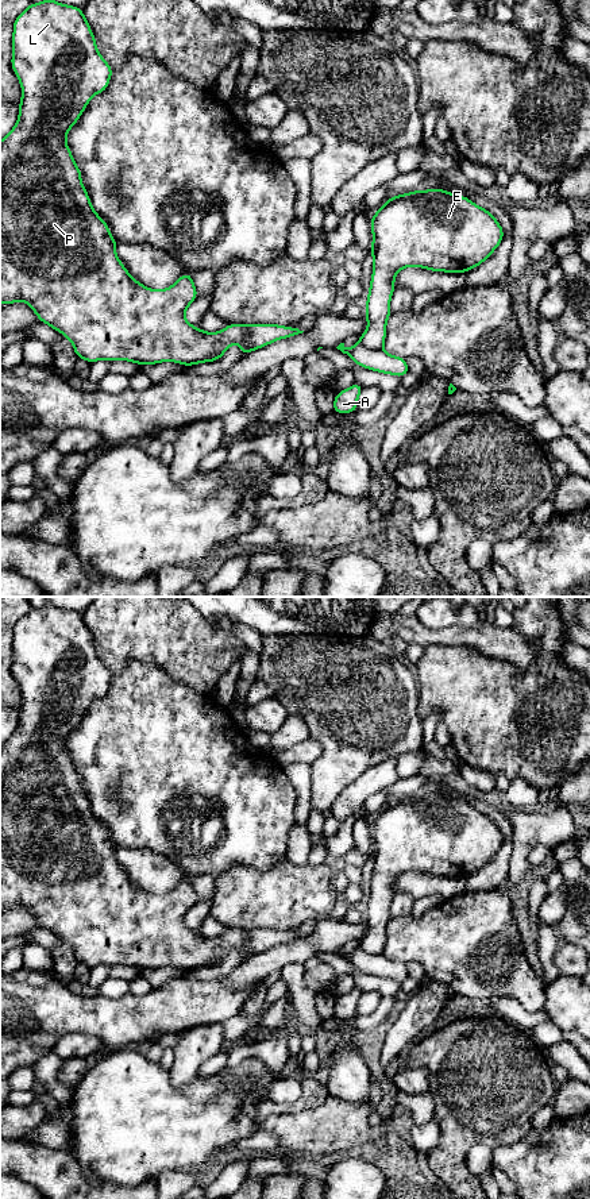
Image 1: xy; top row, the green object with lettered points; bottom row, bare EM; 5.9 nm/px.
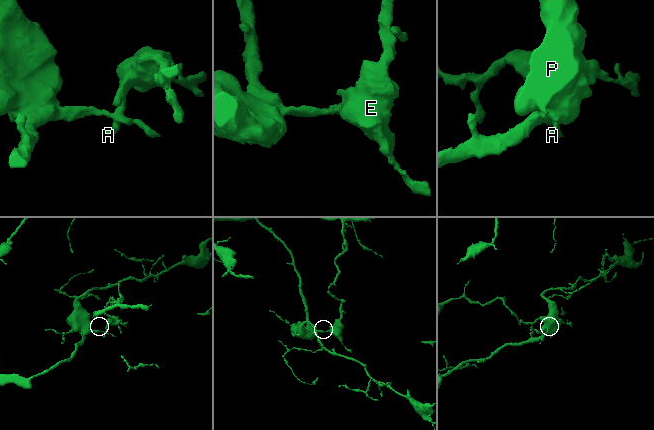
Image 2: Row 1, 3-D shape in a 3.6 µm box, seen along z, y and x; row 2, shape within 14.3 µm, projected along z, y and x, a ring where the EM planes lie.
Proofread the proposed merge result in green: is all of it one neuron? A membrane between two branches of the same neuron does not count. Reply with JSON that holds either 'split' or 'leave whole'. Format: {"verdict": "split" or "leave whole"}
{"verdict": "split"}

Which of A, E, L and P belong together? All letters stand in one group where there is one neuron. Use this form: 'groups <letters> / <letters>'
groups A E / L P

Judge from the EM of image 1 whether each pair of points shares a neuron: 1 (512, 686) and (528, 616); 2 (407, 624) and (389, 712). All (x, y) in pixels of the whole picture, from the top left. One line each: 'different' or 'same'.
1: same
2: different

